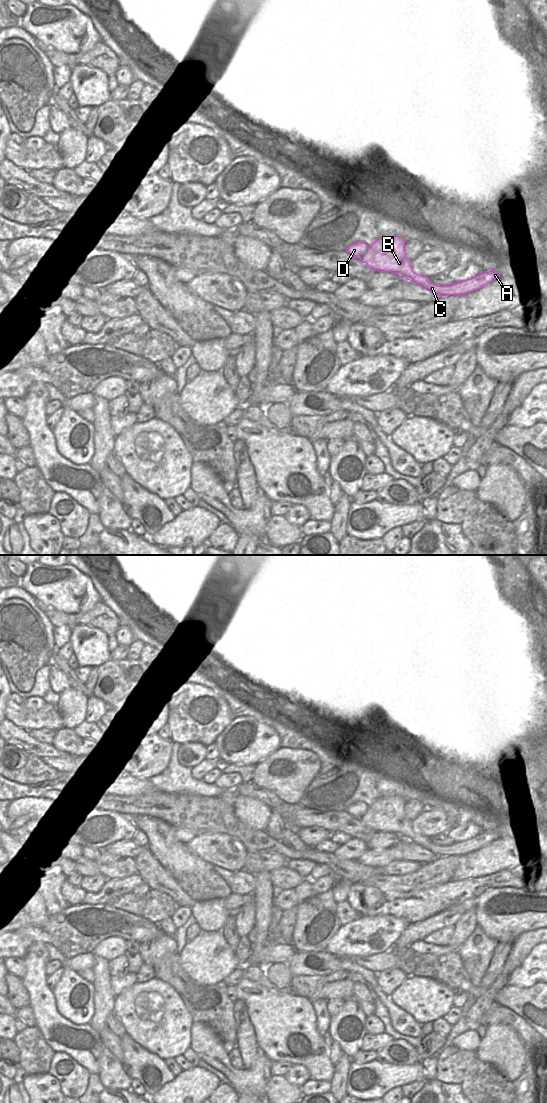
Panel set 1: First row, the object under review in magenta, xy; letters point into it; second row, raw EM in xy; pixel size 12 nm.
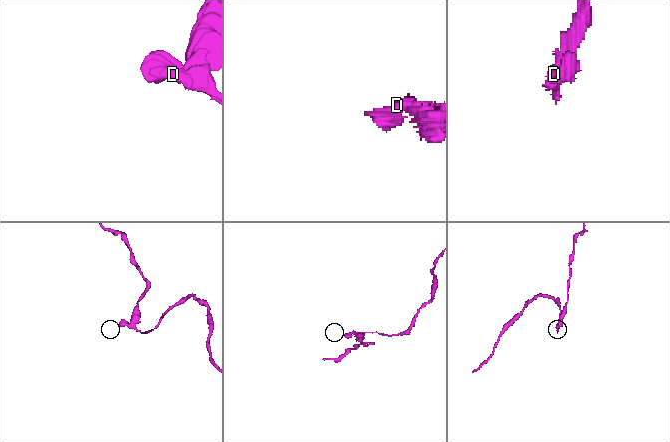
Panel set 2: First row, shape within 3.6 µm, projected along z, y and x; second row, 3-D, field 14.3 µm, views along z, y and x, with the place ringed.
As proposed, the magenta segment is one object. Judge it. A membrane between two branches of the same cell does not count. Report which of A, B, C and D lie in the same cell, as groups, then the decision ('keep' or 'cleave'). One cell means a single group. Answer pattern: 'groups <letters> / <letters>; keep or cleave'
groups A B C / D; cleave

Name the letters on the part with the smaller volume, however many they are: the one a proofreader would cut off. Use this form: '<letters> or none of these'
D

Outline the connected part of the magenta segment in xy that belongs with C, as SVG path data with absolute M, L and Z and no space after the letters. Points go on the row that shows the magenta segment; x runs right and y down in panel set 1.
M400 236L376 240L359 259L362 263L366 262L368 267L374 271L398 274L440 297L450 295L460 297L476 291L500 277L498 271L489 271L446 286L433 284L428 277L418 275L413 271L411 260L406 257L405 241Z

